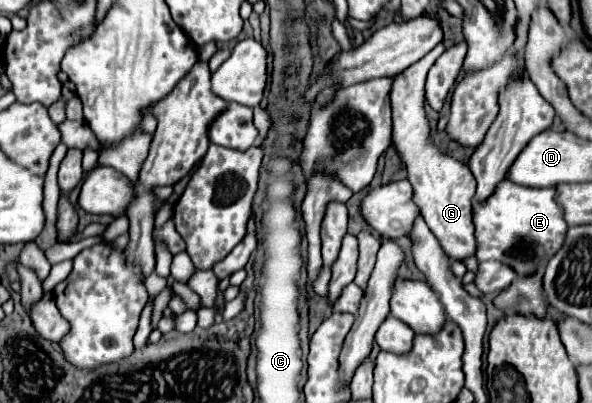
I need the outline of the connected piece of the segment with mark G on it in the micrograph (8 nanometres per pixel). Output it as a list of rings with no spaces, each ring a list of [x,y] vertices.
[[[438,44],[428,56],[406,68],[390,92],[394,128],[392,138],[400,152],[402,162],[408,168],[408,180],[414,190],[414,204],[420,208],[428,228],[438,238],[440,246],[452,260],[466,260],[476,252],[474,224],[472,224],[472,198],[476,192],[476,180],[470,168],[450,156],[444,156],[438,146],[432,142],[428,120],[424,114],[424,82],[430,66],[444,52],[444,44]]]

